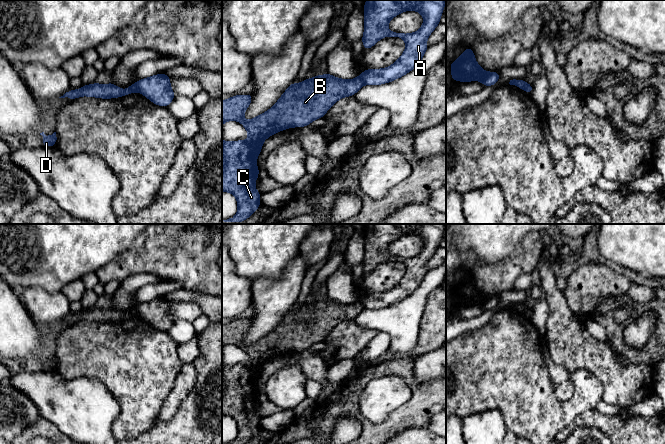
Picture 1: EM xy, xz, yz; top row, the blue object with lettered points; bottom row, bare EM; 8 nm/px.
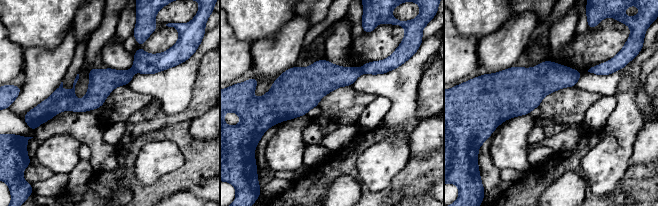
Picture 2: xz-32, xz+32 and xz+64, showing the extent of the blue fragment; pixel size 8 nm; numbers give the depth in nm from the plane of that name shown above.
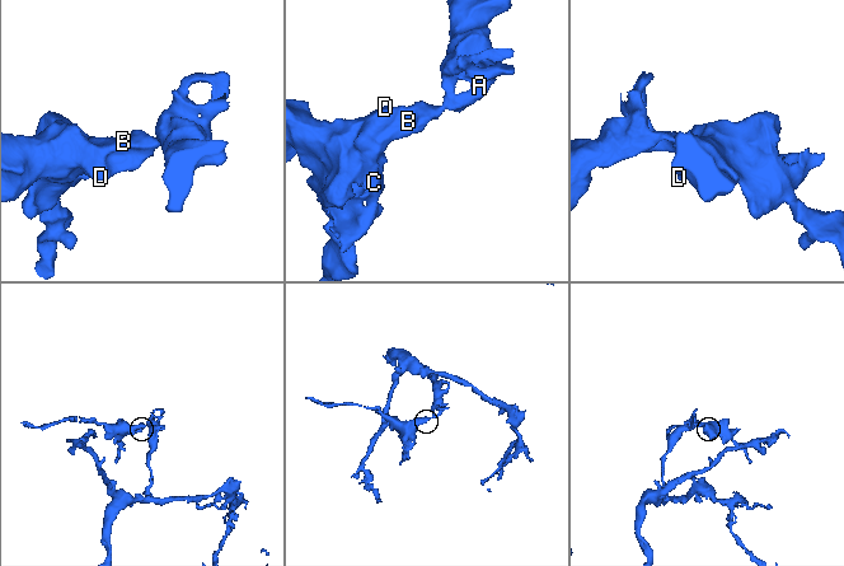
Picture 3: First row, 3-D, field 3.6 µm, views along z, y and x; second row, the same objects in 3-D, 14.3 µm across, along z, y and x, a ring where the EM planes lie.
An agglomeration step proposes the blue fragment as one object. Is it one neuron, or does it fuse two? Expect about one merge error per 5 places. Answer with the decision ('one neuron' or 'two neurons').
two neurons

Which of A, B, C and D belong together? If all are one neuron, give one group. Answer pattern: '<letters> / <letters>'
A / B C D

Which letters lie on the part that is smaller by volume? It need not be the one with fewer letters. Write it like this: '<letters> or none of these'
B, C, D

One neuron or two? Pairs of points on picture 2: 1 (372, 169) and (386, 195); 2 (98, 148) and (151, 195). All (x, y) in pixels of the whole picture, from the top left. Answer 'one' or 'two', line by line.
1: two
2: two

